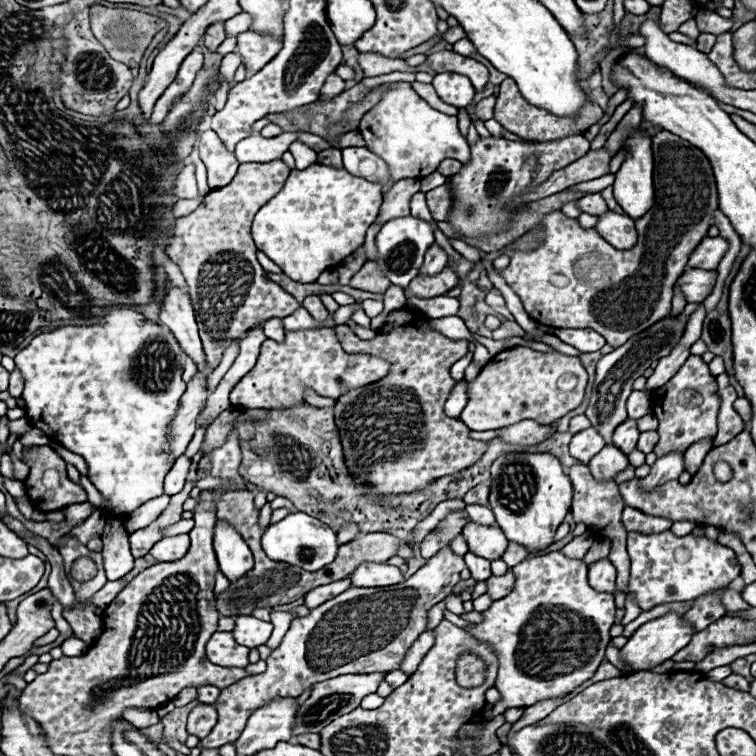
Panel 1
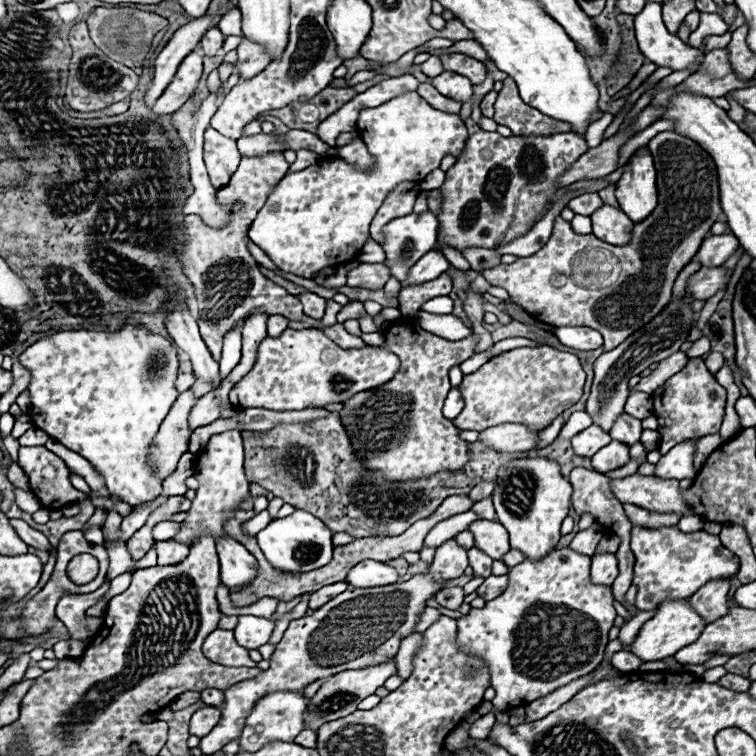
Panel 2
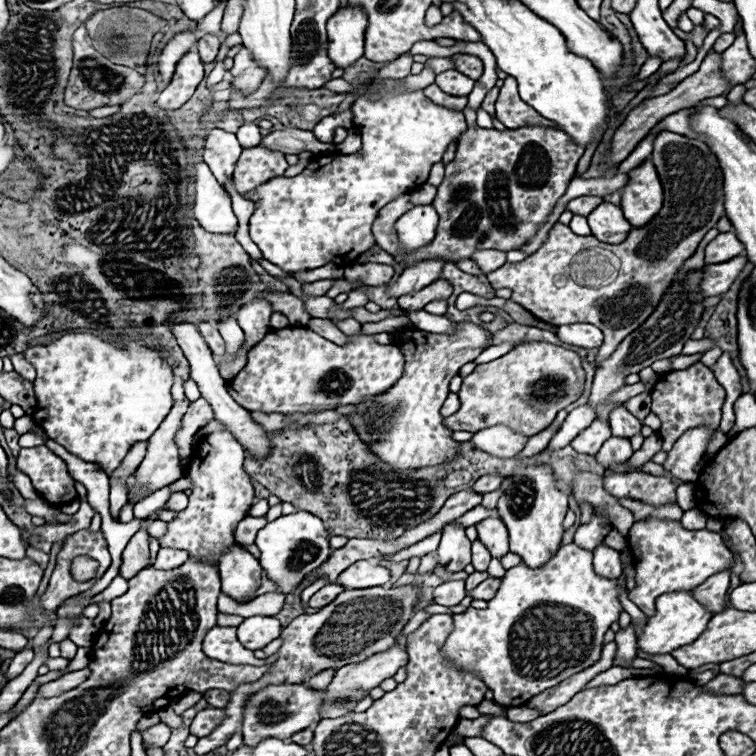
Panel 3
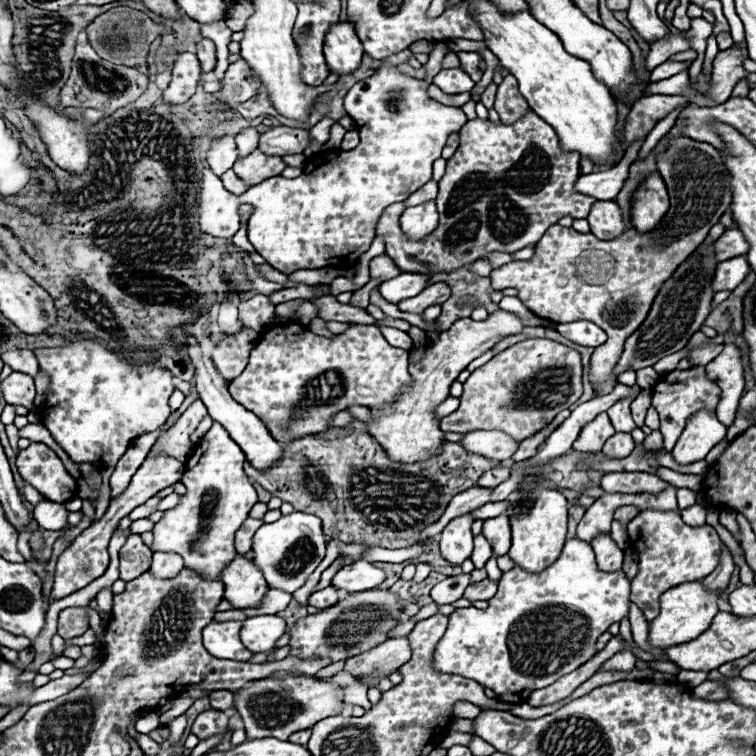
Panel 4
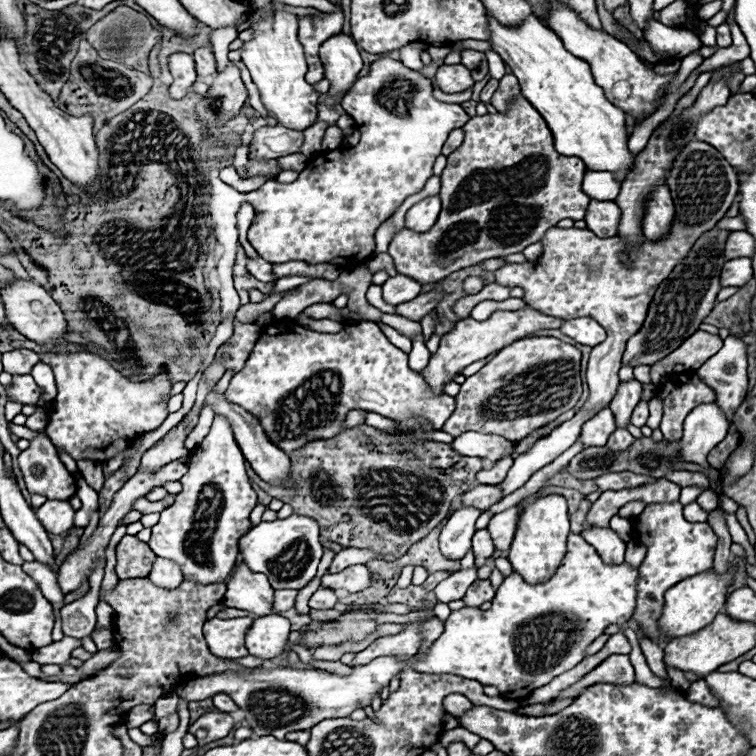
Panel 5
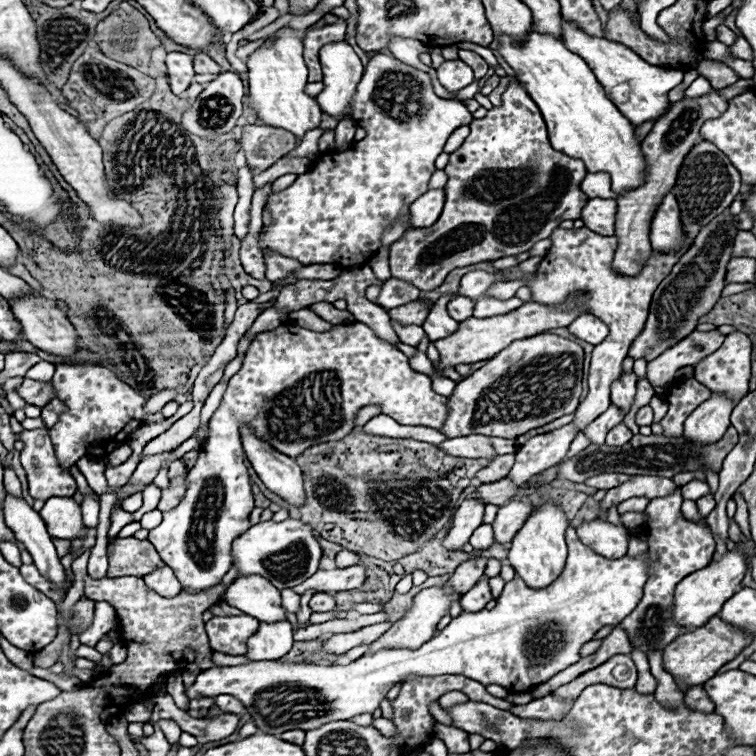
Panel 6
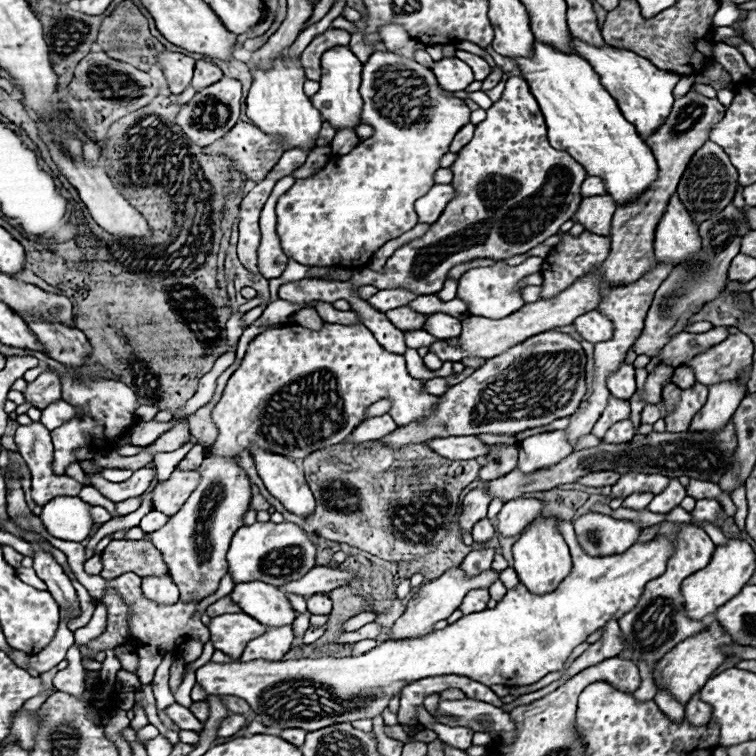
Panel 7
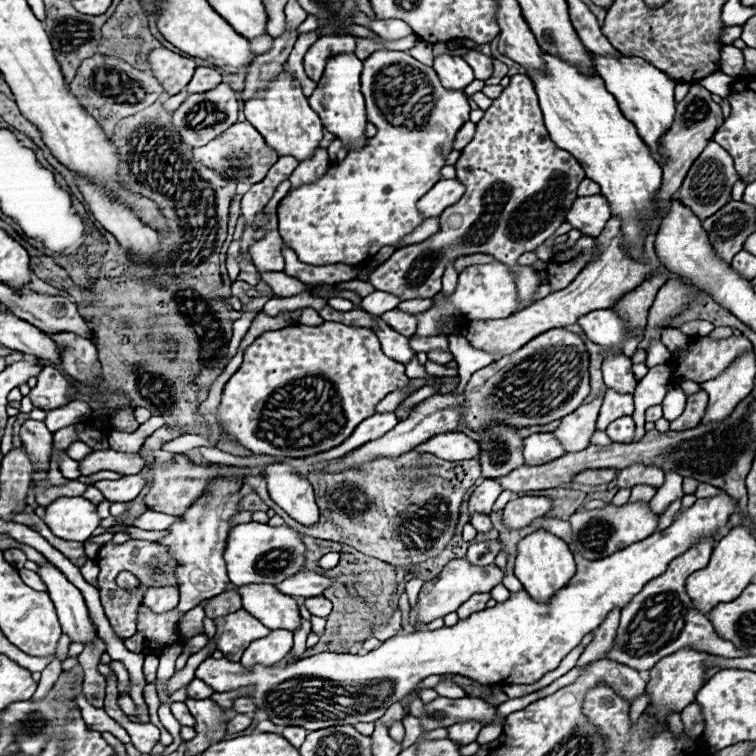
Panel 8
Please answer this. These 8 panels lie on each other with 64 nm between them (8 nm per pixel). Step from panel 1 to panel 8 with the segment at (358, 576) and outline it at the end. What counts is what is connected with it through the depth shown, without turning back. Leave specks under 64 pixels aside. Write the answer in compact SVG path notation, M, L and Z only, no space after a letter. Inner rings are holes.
M298 572L286 580L282 580L280 584L276 584L276 590L292 596L292 598L312 598L312 596L320 596L328 586L330 586L330 578L318 574L318 572Z

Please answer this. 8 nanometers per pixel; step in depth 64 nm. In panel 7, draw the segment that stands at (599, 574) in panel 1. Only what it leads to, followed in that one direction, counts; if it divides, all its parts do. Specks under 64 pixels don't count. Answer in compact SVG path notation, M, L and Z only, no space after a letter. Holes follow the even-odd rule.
M588 512L572 520L576 538L588 556L612 556L628 550L642 534L642 526L608 514Z

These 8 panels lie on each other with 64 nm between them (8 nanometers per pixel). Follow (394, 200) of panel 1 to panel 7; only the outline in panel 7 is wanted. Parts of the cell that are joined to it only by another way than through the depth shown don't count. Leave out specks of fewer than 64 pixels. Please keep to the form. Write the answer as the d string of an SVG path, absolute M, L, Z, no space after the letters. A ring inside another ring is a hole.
M510 76L506 82L506 88L502 92L502 98L494 102L486 110L486 120L476 124L474 138L458 152L456 162L450 166L454 172L454 188L458 190L458 196L448 202L444 208L442 216L432 224L432 228L418 240L412 240L404 246L400 246L386 262L382 272L374 270L358 270L352 274L352 278L347 281L340 280L298 280L298 282L286 282L278 288L278 298L290 300L290 302L310 302L310 300L320 300L320 302L334 302L334 300L345 299L350 302L351 310L360 312L360 320L370 332L374 332L376 340L384 344L388 352L406 354L406 342L404 342L404 332L400 332L396 326L390 324L390 320L374 308L368 308L368 302L362 300L358 294L358 289L364 284L372 284L380 290L384 288L404 288L416 296L428 296L428 294L438 294L442 290L442 282L448 274L450 268L456 264L474 260L474 258L492 258L492 260L506 260L518 254L524 254L532 250L534 246L542 244L546 238L554 236L560 226L572 218L572 212L576 212L582 196L580 196L580 184L586 180L586 172L582 164L578 164L568 152L554 150L548 144L546 136L546 124L544 116L538 108L536 98L530 92L528 82L522 76Z

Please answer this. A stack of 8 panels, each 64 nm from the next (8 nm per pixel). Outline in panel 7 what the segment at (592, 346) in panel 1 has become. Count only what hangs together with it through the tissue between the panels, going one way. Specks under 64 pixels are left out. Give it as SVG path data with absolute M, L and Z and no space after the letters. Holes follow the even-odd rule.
M592 310L582 314L582 318L574 320L574 328L582 334L584 340L596 344L596 342L606 342L614 336L614 324L608 320L602 312Z

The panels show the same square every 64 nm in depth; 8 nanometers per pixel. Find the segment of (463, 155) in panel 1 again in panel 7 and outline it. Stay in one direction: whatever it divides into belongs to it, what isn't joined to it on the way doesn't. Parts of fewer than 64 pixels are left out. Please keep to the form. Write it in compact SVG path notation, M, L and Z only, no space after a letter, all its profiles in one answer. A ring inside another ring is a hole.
M374 52L362 70L360 94L364 100L362 122L374 128L374 136L362 140L350 154L330 158L328 164L278 198L276 232L282 250L306 266L362 266L388 240L402 236L418 224L414 202L434 186L434 172L440 158L450 150L456 132L470 122L470 108L462 98L442 94L434 72L410 58L394 52Z

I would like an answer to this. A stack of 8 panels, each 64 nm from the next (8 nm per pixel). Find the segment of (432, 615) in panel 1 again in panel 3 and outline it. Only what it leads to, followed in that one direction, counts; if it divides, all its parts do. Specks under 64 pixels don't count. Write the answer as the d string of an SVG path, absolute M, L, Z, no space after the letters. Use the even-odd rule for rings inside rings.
M420 610L414 614L411 620L405 625L402 630L402 635L410 634L417 630L431 615L427 614L424 610Z

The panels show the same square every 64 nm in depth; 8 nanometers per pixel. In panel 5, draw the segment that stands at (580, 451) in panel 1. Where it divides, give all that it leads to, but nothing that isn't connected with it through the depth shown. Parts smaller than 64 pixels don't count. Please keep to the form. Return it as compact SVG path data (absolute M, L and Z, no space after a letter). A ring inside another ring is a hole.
M604 408L594 418L590 418L588 422L584 422L580 440L582 440L582 444L586 448L588 446L604 446L606 440L608 440L608 432L612 432L612 428L616 428L614 414L612 414L610 408Z

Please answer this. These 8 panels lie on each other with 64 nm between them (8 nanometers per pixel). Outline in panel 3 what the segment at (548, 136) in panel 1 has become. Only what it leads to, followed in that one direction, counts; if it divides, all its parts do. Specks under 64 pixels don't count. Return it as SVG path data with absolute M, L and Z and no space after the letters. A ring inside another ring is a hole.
M508 76L500 88L500 96L496 100L496 116L506 128L520 128L520 124L544 124L556 128L556 124L544 120L532 106L520 100L518 84L512 76Z

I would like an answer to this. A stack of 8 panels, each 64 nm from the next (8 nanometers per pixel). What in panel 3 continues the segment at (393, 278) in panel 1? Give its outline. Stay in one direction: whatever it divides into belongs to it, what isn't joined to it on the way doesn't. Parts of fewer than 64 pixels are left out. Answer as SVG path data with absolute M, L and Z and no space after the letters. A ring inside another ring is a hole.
M432 204L426 206L414 206L404 216L396 220L396 232L402 248L422 248L432 240L438 226L438 214Z

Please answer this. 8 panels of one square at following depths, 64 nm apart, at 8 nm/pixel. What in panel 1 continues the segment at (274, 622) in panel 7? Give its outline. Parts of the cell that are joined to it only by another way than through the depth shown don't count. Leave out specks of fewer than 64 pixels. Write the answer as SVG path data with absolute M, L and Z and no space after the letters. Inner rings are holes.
M218 520L214 528L214 550L218 556L220 572L230 580L246 576L254 568L254 558L248 544L226 522Z

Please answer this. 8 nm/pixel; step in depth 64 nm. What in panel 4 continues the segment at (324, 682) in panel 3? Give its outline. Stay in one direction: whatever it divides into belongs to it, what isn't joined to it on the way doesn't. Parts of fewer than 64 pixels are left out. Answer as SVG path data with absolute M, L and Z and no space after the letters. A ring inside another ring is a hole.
M339 661L336 663L332 663L322 669L320 669L316 674L316 678L320 680L329 680L332 679L336 673L343 669L346 661Z

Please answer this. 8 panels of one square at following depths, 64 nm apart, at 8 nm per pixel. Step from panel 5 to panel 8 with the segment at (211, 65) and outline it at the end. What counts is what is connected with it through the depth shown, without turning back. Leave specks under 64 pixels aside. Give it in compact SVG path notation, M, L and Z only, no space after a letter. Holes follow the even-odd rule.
M198 66L196 74L190 80L190 84L188 84L186 90L190 94L204 94L204 92L216 88L220 82L222 82L222 76L220 76L218 70L210 68L210 66Z

